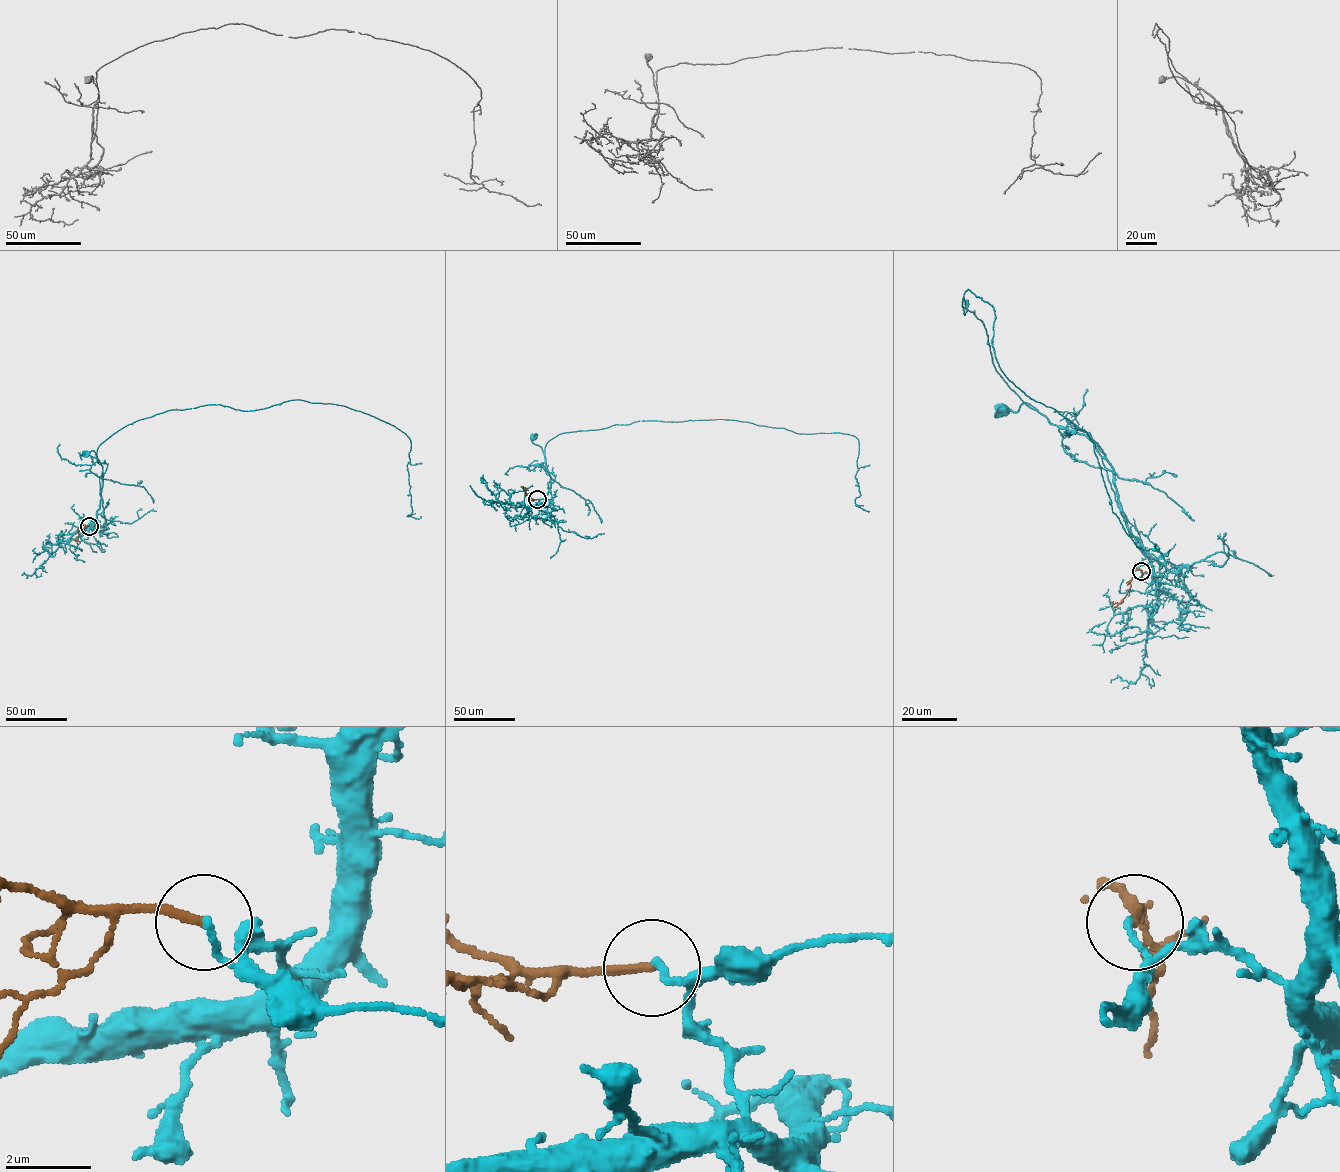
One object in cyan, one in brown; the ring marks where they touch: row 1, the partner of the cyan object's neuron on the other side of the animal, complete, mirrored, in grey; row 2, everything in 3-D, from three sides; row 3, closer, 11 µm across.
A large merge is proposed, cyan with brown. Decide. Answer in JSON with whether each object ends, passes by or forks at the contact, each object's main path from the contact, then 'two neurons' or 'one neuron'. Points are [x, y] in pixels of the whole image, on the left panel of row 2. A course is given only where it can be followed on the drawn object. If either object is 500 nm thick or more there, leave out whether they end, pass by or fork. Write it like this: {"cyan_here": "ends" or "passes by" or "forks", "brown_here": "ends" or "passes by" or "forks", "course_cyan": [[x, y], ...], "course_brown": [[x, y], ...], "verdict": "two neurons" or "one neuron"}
{"cyan_here": "ends", "brown_here": "ends", "course_cyan": [[89, 526], [93, 526], [99, 508], [102, 469], [93, 450], [85, 453]], "course_brown": [[89, 526], [79, 526], [77, 538], [72, 539]], "verdict": "two neurons"}

